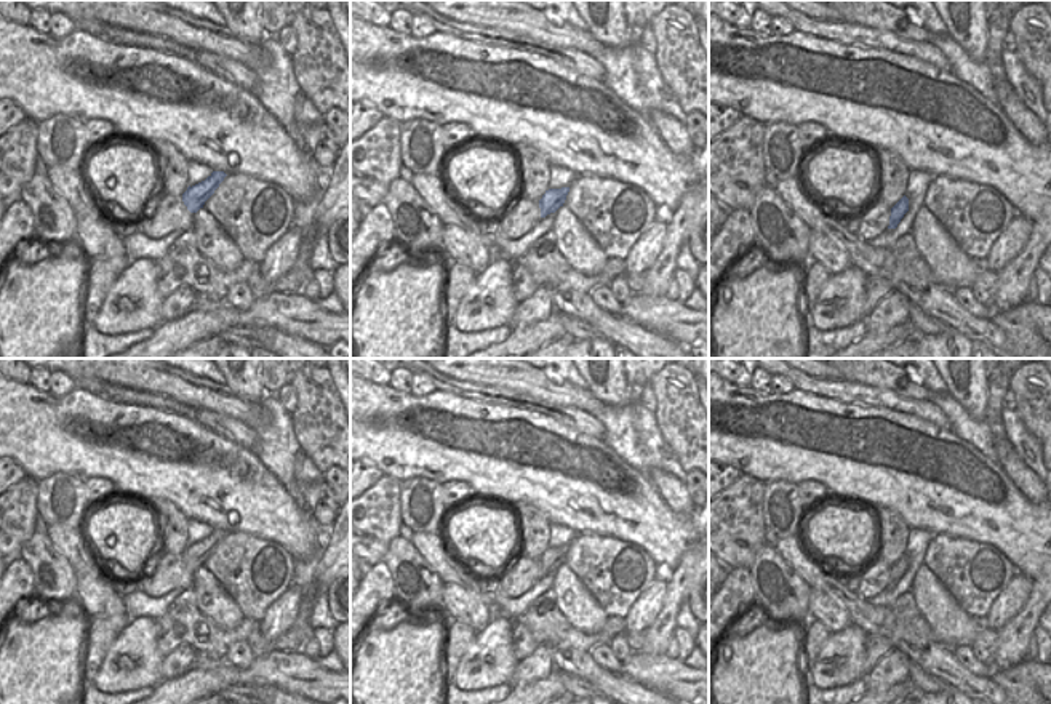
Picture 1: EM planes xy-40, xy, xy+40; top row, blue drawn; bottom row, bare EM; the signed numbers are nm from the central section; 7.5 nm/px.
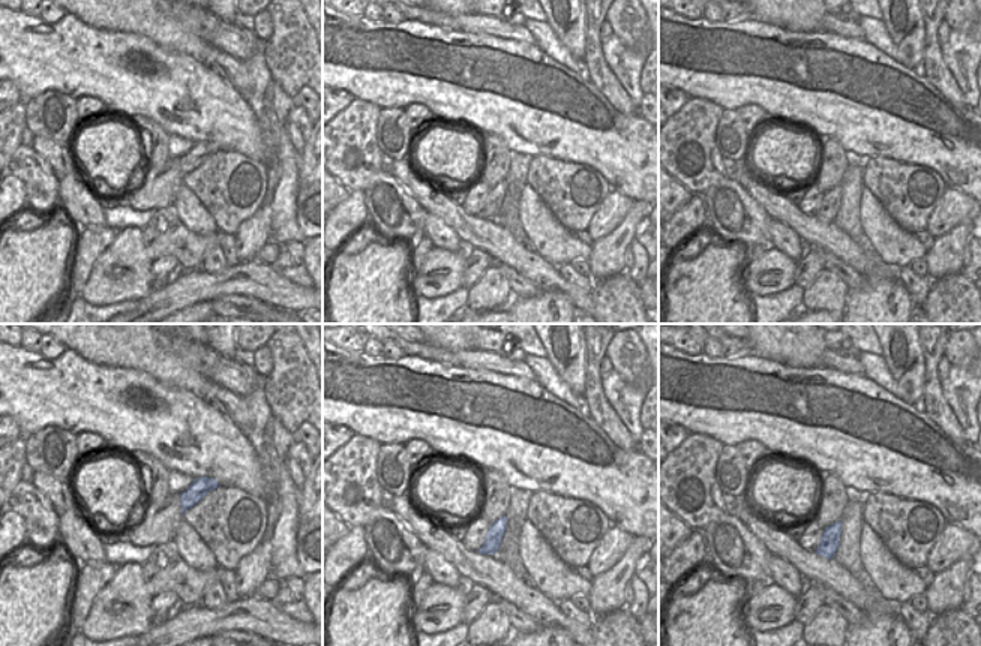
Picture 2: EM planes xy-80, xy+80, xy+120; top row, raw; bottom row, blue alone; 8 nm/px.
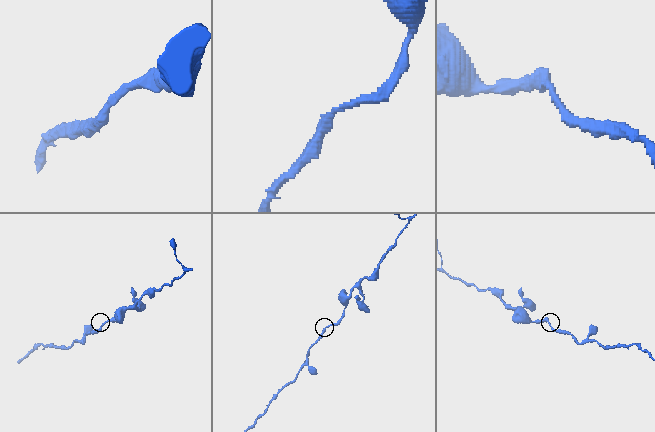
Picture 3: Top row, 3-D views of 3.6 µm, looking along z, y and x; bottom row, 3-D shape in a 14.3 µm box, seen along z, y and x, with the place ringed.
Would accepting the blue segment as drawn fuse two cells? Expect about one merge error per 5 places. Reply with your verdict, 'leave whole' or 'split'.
leave whole

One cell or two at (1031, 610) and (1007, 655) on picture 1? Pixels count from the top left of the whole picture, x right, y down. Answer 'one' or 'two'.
one

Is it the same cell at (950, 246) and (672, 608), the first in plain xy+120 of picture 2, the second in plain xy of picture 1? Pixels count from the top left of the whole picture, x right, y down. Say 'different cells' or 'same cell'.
same cell

